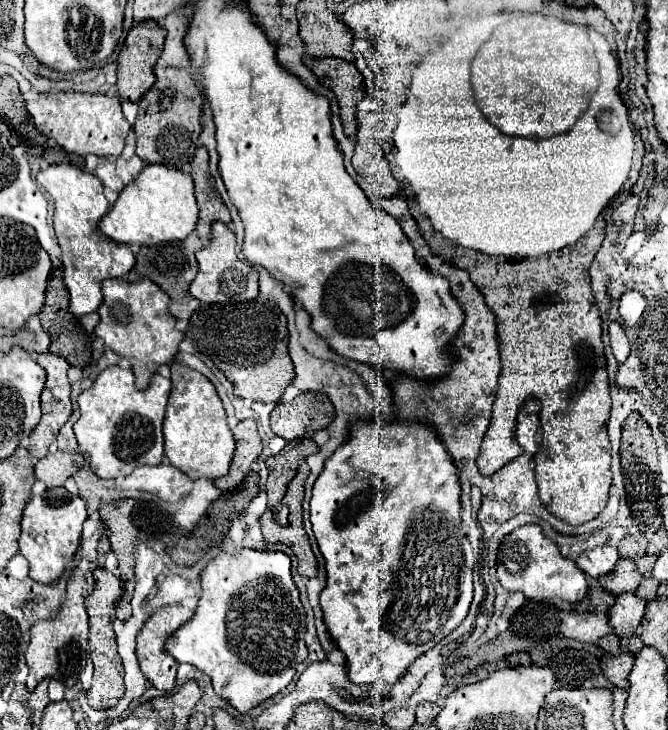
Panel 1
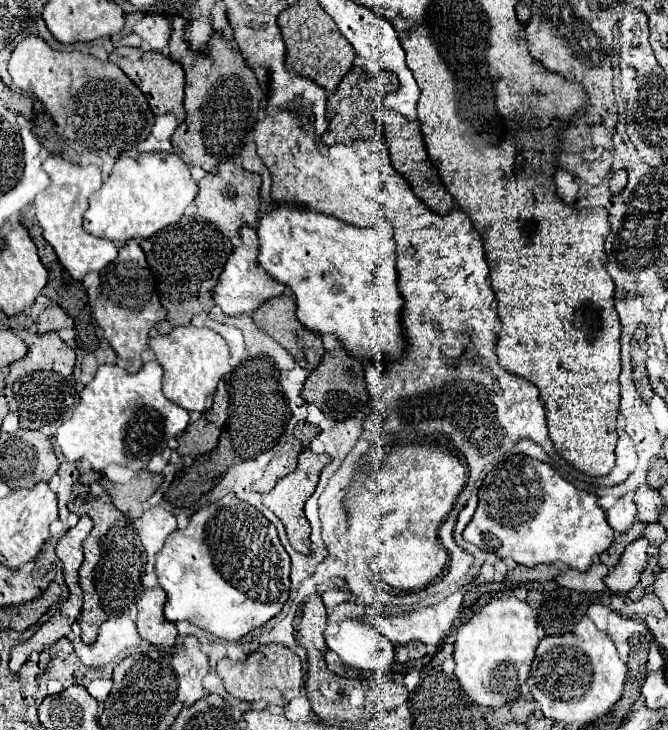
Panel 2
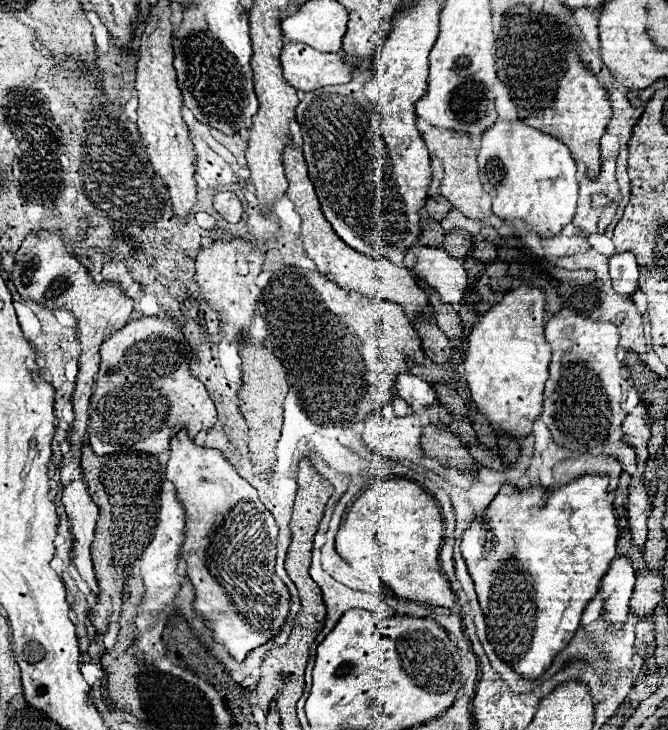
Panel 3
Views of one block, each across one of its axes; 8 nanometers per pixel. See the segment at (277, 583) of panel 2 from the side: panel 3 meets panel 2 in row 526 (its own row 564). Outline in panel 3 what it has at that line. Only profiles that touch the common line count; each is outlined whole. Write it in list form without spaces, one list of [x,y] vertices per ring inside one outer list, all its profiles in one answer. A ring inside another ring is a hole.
[[[186,432],[176,434],[176,436],[172,438],[172,442],[170,442],[170,460],[168,460],[168,466],[166,466],[166,478],[174,484],[174,488],[176,488],[176,498],[180,500],[180,504],[182,504],[182,508],[184,508],[184,524],[186,524],[186,526],[184,526],[184,536],[186,536],[186,538],[184,538],[184,544],[182,544],[182,548],[180,548],[178,558],[186,562],[186,576],[188,576],[188,580],[192,582],[194,592],[196,592],[196,598],[194,598],[194,602],[192,602],[194,612],[196,612],[204,622],[214,622],[214,624],[212,624],[214,640],[216,640],[218,644],[222,644],[224,650],[226,650],[236,662],[244,662],[246,656],[248,656],[254,648],[260,648],[262,644],[270,642],[272,638],[276,638],[276,636],[282,632],[282,628],[284,628],[284,624],[286,624],[286,620],[288,620],[288,614],[290,614],[290,598],[292,598],[292,596],[290,596],[290,590],[286,588],[286,584],[284,584],[284,582],[276,576],[276,572],[274,572],[276,546],[278,546],[278,526],[276,526],[276,520],[272,518],[272,514],[270,514],[270,512],[264,508],[264,504],[260,502],[258,492],[256,492],[248,482],[244,482],[244,480],[238,476],[238,472],[234,470],[234,466],[222,456],[222,452],[210,450],[210,448],[202,448],[202,446],[194,444],[194,442],[188,438]],[[232,528],[238,530],[238,548],[232,546],[232,544],[236,544],[236,538],[232,538]]]

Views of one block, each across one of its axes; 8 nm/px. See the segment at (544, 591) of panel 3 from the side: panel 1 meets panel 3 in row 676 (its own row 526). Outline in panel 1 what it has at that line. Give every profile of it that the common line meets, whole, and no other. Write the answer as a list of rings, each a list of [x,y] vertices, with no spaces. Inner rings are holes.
[[[528,524],[522,528],[516,528],[512,534],[508,534],[498,552],[498,564],[496,564],[498,580],[506,590],[518,590],[522,592],[528,600],[544,602],[544,600],[566,600],[566,602],[580,602],[586,592],[586,574],[580,572],[578,566],[574,566],[572,560],[566,560],[560,556],[558,546],[548,540],[540,526]]]

